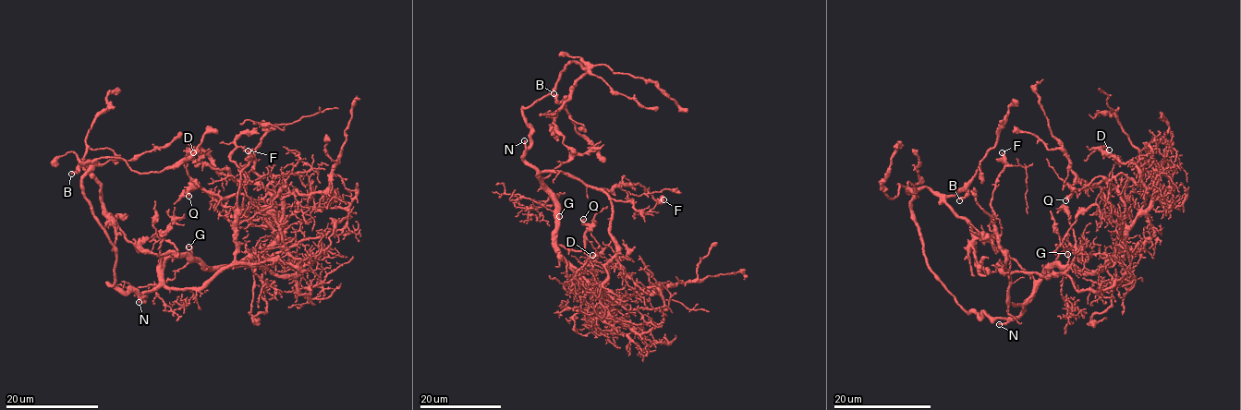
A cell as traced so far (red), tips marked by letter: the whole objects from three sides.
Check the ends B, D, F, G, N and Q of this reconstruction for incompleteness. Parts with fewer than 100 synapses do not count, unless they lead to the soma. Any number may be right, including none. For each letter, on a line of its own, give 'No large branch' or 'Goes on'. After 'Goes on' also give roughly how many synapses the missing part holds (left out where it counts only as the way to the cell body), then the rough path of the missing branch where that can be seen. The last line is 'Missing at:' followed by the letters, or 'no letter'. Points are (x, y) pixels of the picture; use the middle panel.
B: No large branch
D: No large branch
F: No large branch
G: No large branch
N: Goes on. Course of what is missing: (524, 140), (524, 133), (517, 127), (514, 110), (493, 77), (494, 46), (470, 44), (471, 39), (473, 41)
Q: No large branch
Missing at: N

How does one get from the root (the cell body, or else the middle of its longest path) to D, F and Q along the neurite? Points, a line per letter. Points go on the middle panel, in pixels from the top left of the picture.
D: (532, 165), (553, 202), (560, 259), (603, 302), (605, 319), (592, 303), (591, 261), (599, 254), (592, 255)
F: (532, 165), (540, 172), (568, 173), (599, 188), (640, 184), (656, 200), (663, 199)
Q: (532, 165), (553, 202), (560, 259), (603, 295), (609, 273), (587, 254), (590, 226), (583, 219)

